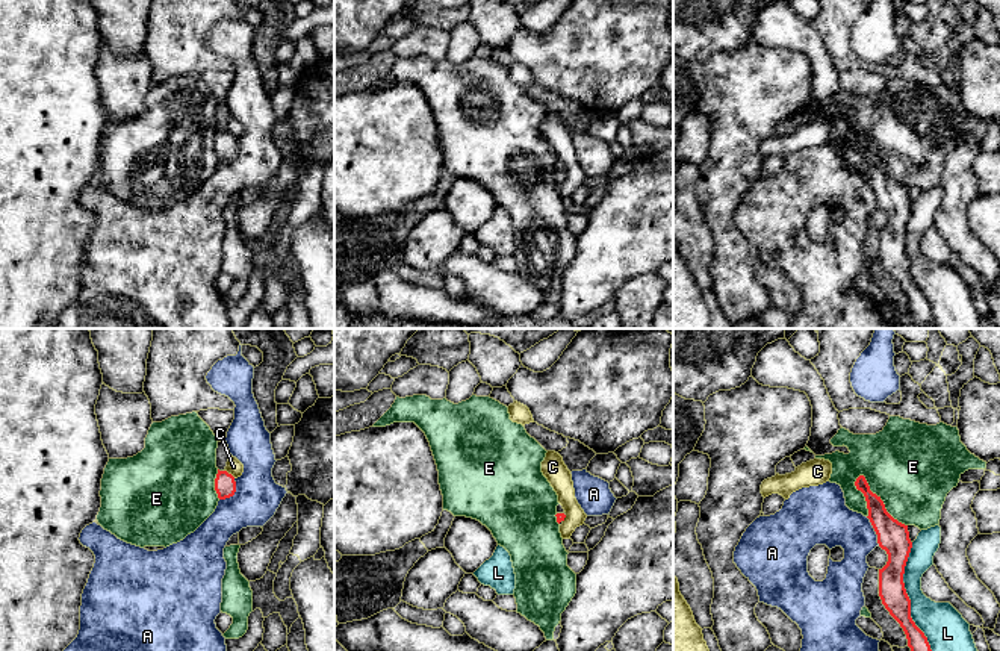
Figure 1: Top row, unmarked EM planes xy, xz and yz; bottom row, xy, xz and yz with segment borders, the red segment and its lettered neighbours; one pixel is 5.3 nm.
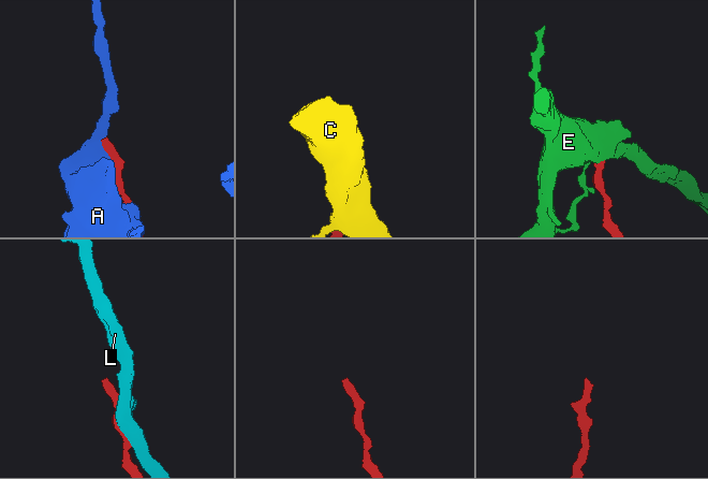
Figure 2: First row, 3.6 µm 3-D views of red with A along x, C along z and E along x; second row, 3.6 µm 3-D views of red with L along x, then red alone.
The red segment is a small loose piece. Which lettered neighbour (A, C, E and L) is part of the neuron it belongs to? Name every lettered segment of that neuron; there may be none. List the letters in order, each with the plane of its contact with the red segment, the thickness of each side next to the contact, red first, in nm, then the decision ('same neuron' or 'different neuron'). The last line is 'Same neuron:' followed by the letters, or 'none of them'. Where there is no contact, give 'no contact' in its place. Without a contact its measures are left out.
A: xy | 110/240 nm | different neuron
C: xy | 110/80 nm | different neuron
E: yz | 170/460 nm | different neuron
L: yz | 140/220 nm | different neuron
Same neuron: none of them

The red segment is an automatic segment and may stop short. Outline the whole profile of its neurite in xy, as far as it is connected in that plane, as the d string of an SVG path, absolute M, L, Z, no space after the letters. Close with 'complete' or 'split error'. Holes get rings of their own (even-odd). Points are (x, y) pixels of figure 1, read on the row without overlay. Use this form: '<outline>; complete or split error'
M225 101L218 103L218 109L216 109L218 135L215 139L215 151L219 160L230 159L236 153L234 138L225 132L230 117L231 115L230 115L227 103Z; split error

